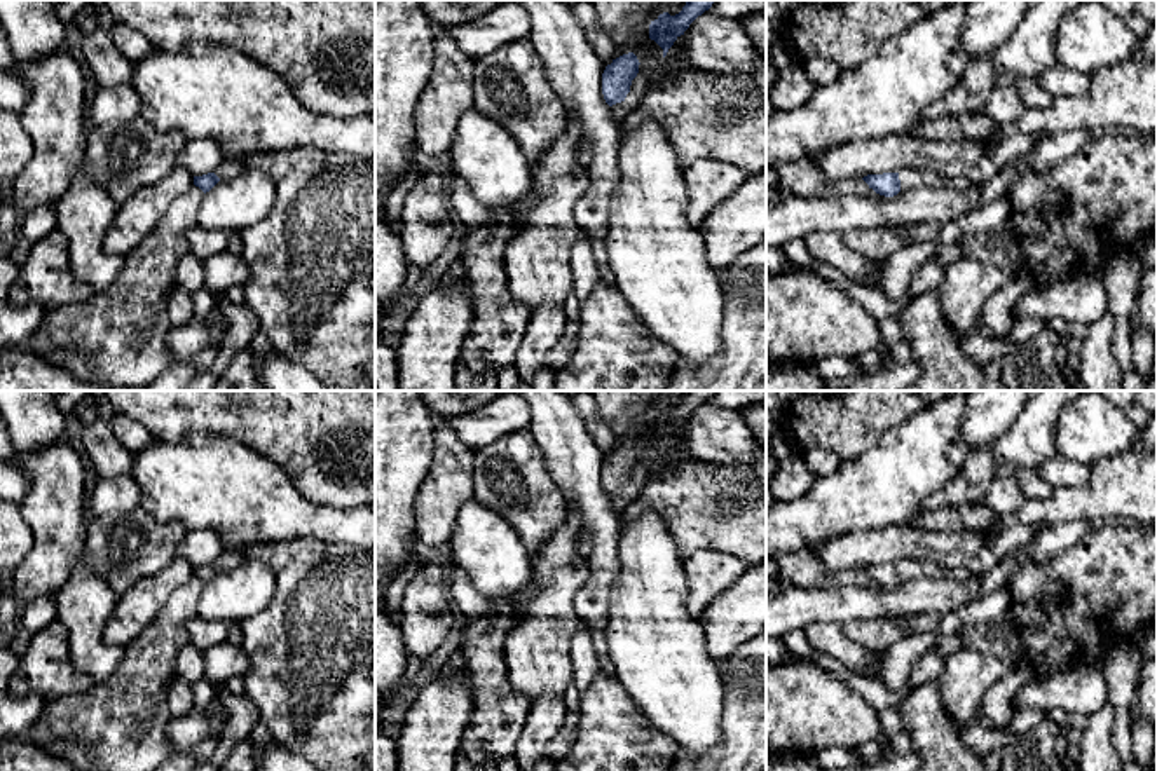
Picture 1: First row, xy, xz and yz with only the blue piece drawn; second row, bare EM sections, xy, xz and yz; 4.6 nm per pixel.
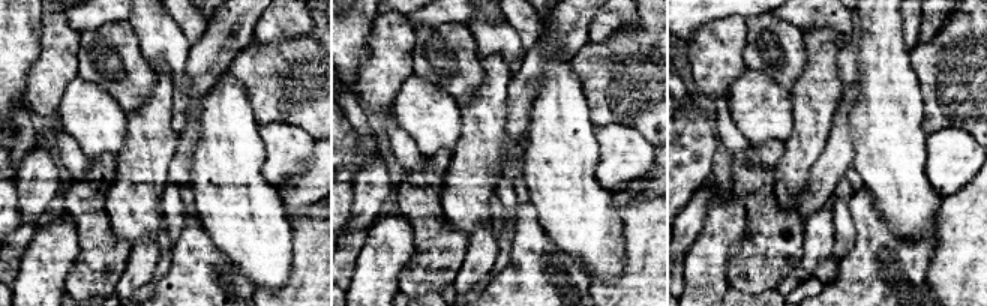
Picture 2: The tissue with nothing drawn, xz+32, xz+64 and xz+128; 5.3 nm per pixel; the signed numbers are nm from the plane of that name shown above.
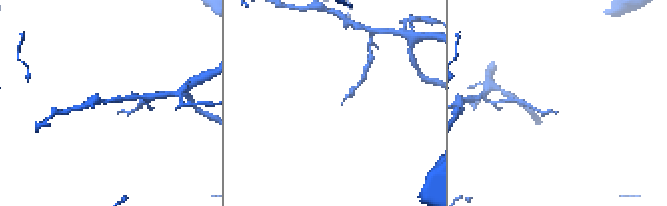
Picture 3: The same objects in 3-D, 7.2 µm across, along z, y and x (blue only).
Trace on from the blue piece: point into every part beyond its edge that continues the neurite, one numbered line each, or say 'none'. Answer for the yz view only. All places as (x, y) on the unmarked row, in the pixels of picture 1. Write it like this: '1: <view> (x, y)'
1: yz (910, 569)

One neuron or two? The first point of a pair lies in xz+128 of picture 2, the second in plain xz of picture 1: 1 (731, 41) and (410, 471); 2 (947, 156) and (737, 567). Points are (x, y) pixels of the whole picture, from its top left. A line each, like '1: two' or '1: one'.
1: two
2: one

